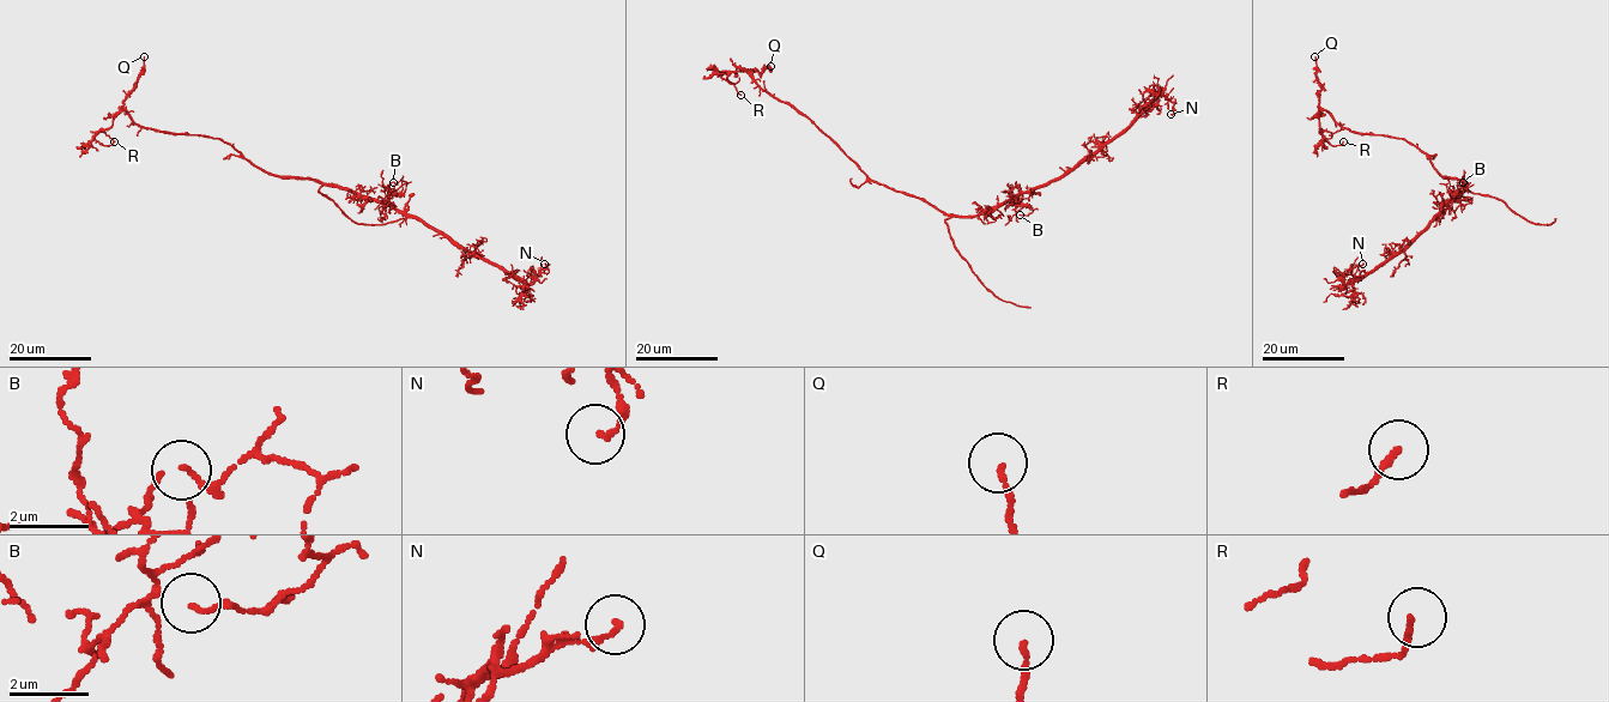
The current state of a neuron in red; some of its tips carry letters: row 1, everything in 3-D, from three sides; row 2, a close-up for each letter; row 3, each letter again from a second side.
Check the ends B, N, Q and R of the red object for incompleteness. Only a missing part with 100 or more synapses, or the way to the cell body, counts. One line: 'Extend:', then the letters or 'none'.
Extend: none

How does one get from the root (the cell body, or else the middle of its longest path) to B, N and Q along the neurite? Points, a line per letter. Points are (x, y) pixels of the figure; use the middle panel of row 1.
B: (936, 209), (947, 215), (975, 216), (1011, 200), (1034, 209), (1027, 216), (1020, 215)
N: (936, 209), (947, 215), (975, 216), (1070, 173), (1119, 137), (1159, 97), (1163, 96), (1174, 104), (1171, 114)
Q: (936, 209), (919, 198), (873, 182), (809, 119), (763, 91), (750, 71), (760, 72), (770, 66)

